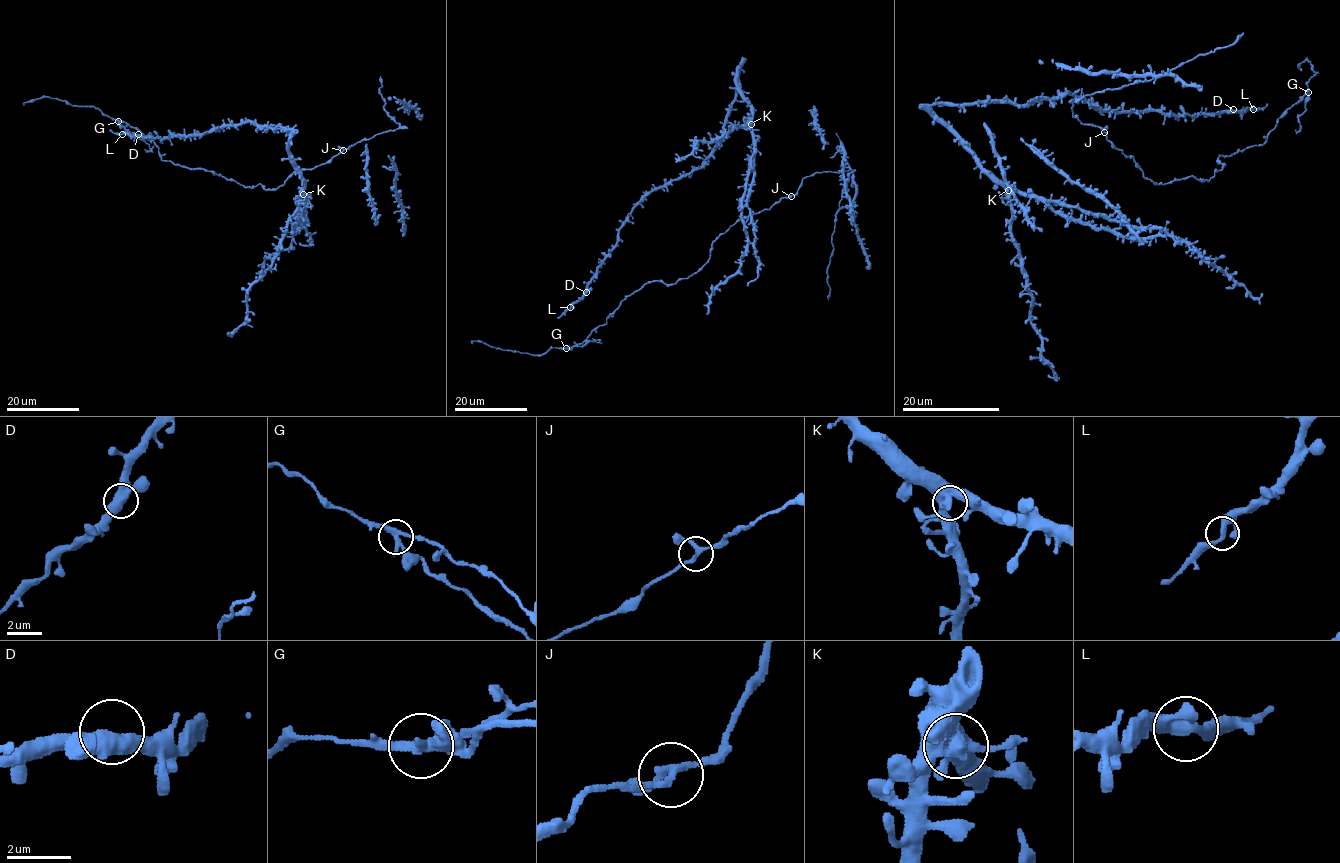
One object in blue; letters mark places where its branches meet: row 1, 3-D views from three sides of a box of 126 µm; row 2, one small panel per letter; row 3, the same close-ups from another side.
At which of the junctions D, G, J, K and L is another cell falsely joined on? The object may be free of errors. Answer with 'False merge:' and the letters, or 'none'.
False merge: G

